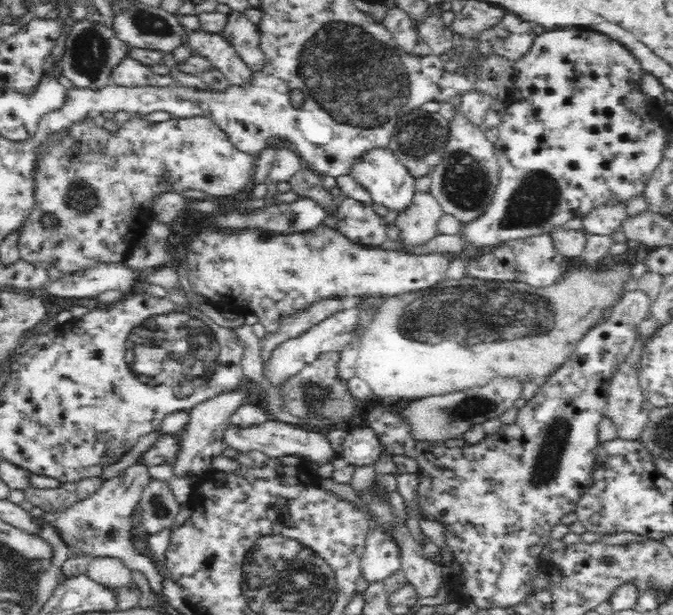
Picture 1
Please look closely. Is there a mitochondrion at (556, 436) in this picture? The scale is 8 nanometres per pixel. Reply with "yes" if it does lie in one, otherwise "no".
yes

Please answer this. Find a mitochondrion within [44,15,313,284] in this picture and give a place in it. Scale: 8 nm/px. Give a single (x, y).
(89, 52)

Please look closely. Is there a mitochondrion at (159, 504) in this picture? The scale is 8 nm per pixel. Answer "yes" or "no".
yes

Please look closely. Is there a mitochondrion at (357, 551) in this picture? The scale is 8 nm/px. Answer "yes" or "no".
no

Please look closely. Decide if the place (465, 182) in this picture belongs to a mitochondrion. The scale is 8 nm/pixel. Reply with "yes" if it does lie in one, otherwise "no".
yes

